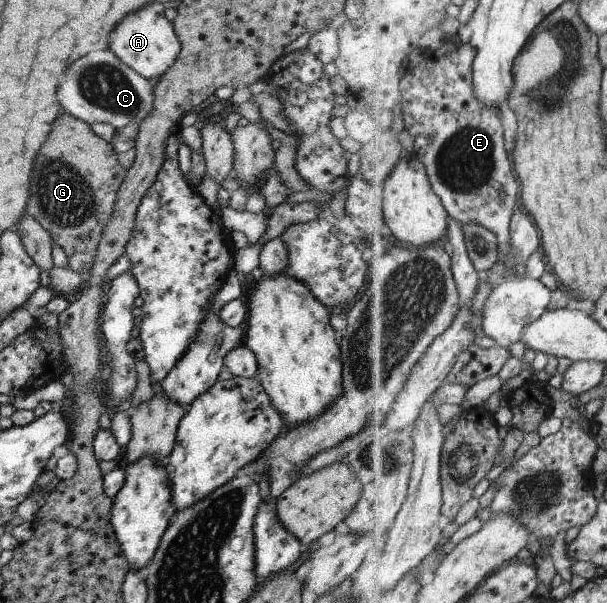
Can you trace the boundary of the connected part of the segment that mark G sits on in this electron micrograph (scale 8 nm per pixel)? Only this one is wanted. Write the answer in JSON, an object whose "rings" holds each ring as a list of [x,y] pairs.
{"rings":[[[66,113],[58,115],[52,121],[52,129],[46,141],[40,145],[32,163],[26,213],[32,215],[33,219],[48,233],[51,241],[58,244],[64,251],[69,270],[85,276],[90,269],[95,247],[112,213],[116,192],[124,179],[125,171],[118,163],[112,146],[96,136],[87,123],[74,119]]]}

